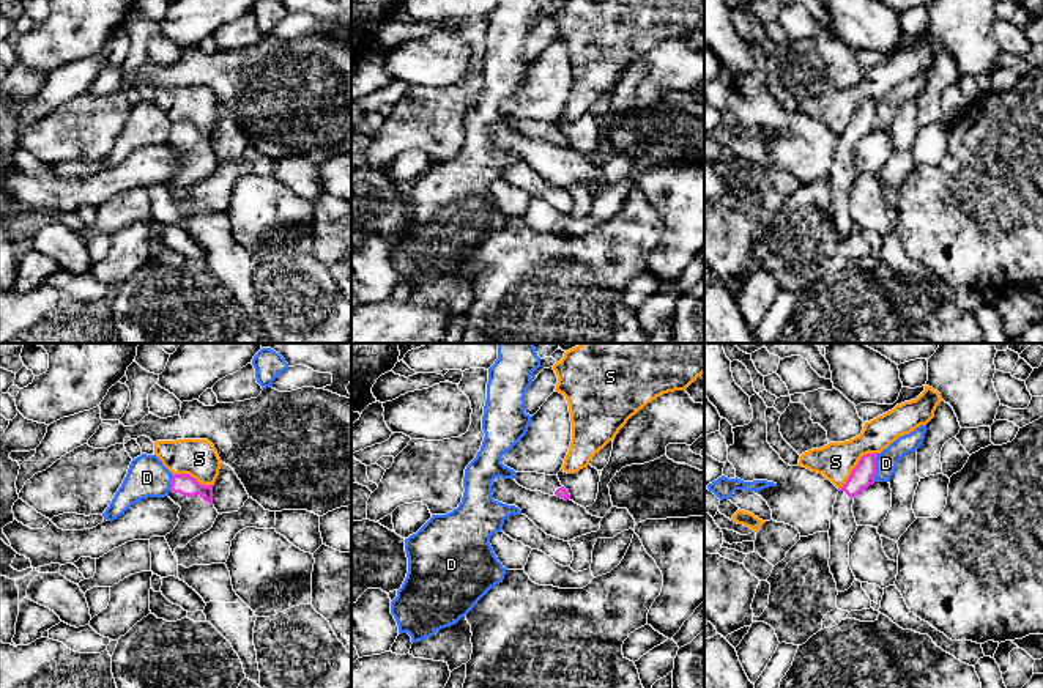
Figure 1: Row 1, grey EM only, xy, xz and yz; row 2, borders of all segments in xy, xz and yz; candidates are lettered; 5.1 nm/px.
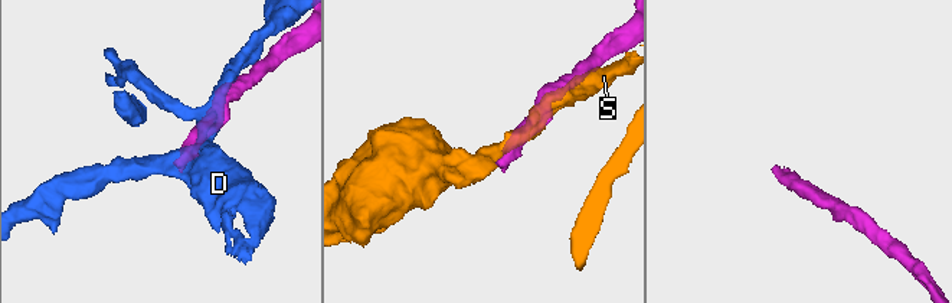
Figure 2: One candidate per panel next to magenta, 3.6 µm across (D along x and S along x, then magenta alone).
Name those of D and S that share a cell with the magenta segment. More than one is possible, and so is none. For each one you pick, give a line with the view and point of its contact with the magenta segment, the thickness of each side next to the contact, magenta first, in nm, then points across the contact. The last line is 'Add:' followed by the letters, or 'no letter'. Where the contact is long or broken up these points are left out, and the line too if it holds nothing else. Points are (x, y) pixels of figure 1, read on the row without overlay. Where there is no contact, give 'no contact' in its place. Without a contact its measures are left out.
Add: no letter

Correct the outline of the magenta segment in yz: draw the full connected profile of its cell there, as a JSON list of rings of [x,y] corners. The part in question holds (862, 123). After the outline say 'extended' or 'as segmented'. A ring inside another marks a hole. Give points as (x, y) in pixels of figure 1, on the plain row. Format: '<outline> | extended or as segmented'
[[[867,101],[859,107],[846,131],[838,135],[840,139],[833,151],[829,176],[829,214],[838,239],[848,238],[856,228],[849,214],[849,189],[859,175],[852,161],[852,151],[859,140],[874,131],[876,105],[878,101]]] | extended

